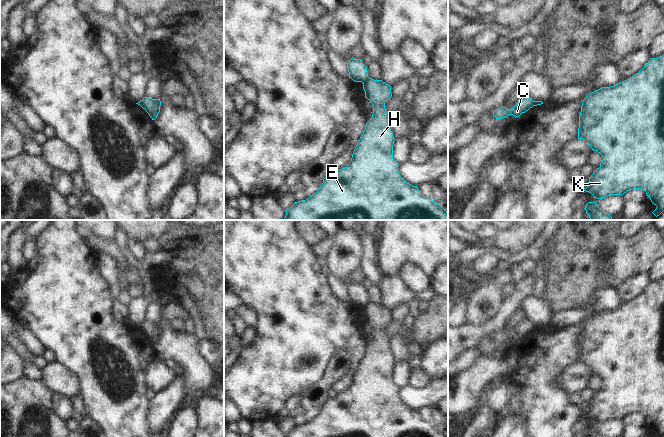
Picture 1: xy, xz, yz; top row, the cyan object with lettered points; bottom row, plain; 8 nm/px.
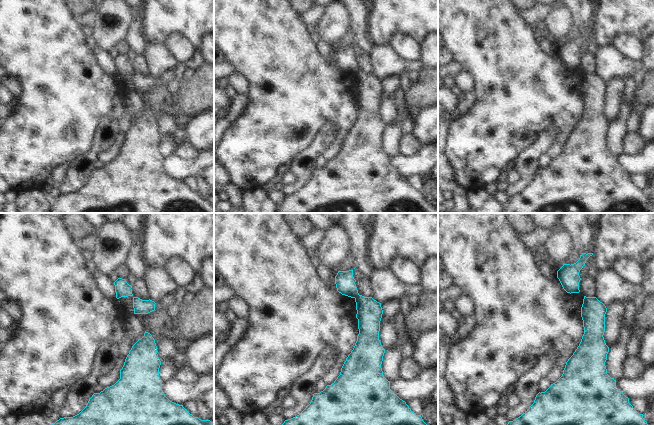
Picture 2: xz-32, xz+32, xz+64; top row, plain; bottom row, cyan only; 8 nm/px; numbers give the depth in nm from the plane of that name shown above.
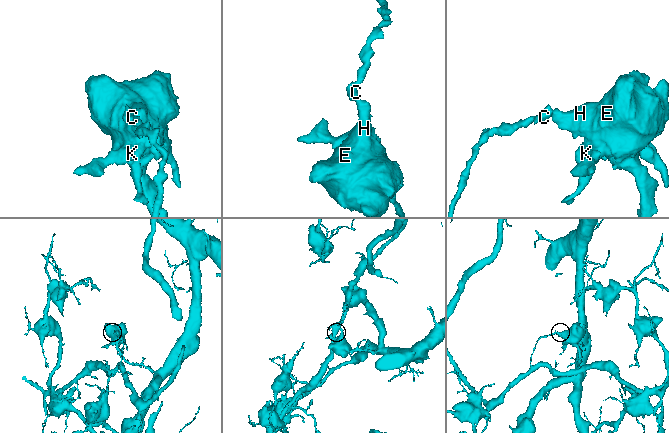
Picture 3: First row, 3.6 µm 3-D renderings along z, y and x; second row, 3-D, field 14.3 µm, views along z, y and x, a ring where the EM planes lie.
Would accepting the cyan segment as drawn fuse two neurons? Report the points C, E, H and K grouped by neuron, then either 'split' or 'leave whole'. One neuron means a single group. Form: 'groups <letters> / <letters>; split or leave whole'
groups C / E H K; split

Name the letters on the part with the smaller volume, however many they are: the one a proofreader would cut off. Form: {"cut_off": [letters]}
{"cut_off": ["C"]}

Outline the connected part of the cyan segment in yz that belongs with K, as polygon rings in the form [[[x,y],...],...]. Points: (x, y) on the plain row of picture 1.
[[[664,278],[658,282],[651,282],[629,303],[588,318],[582,325],[578,363],[585,364],[593,375],[597,375],[603,381],[600,391],[589,401],[584,415],[591,417],[594,422],[603,423],[609,419],[622,420],[627,415],[641,413],[657,430],[652,437],[662,437],[664,435]]]

